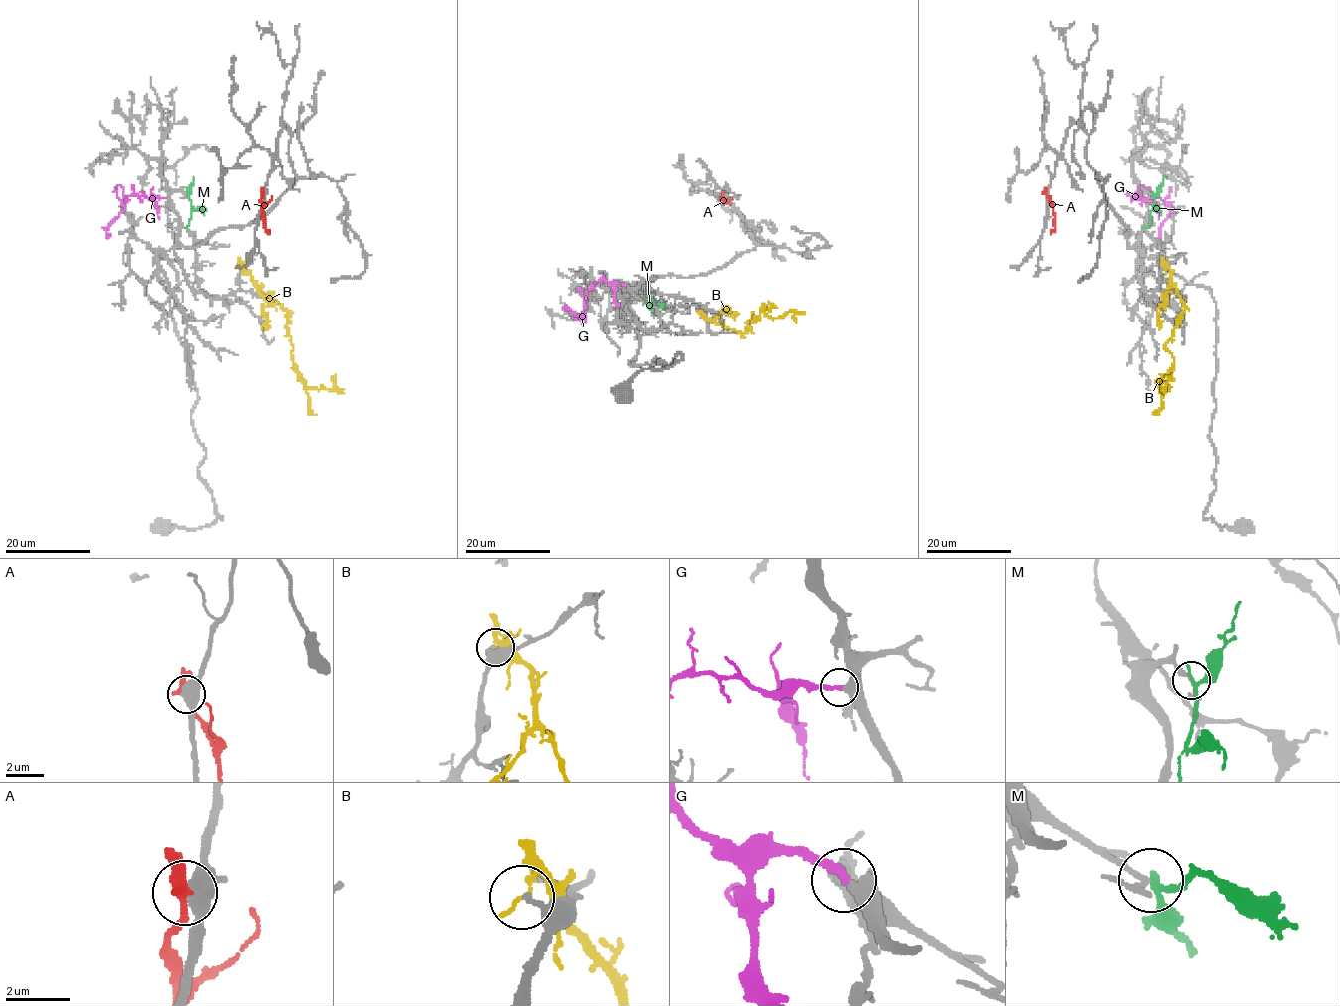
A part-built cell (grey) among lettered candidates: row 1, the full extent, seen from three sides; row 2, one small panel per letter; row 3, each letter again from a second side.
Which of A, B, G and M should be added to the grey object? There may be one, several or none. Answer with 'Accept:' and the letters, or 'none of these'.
Accept: G

